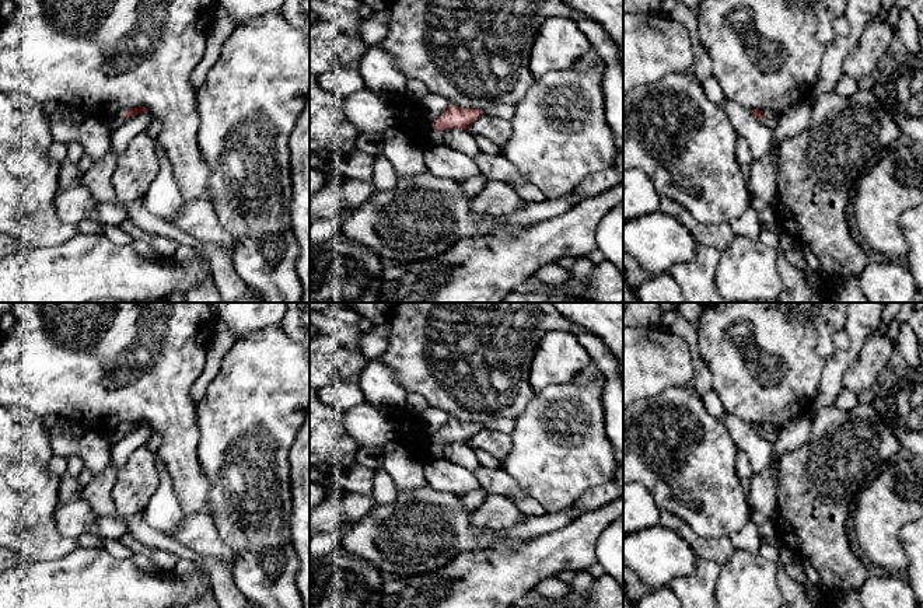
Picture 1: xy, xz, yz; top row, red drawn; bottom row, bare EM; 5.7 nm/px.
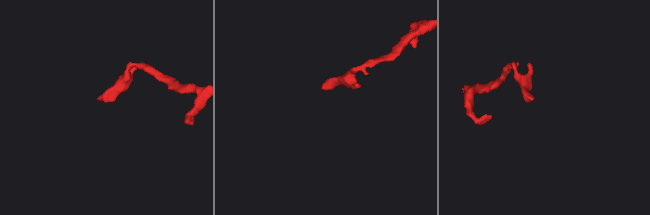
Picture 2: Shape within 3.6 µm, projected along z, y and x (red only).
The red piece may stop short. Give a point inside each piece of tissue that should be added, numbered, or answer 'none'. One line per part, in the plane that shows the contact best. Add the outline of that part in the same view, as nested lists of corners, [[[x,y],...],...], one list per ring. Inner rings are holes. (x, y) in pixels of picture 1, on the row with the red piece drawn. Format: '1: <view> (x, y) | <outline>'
1: xz (432, 136) | [[[430,127],[430,130],[426,134],[426,137],[422,139],[422,140],[415,140],[415,143],[419,147],[426,148],[427,146],[436,143],[438,140],[438,137],[440,137],[440,133],[436,129]]]

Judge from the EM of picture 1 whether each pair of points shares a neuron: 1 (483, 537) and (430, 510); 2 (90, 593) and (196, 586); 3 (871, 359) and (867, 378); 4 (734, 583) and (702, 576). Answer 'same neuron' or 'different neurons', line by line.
1: same neuron
2: same neuron
3: same neuron
4: different neurons

